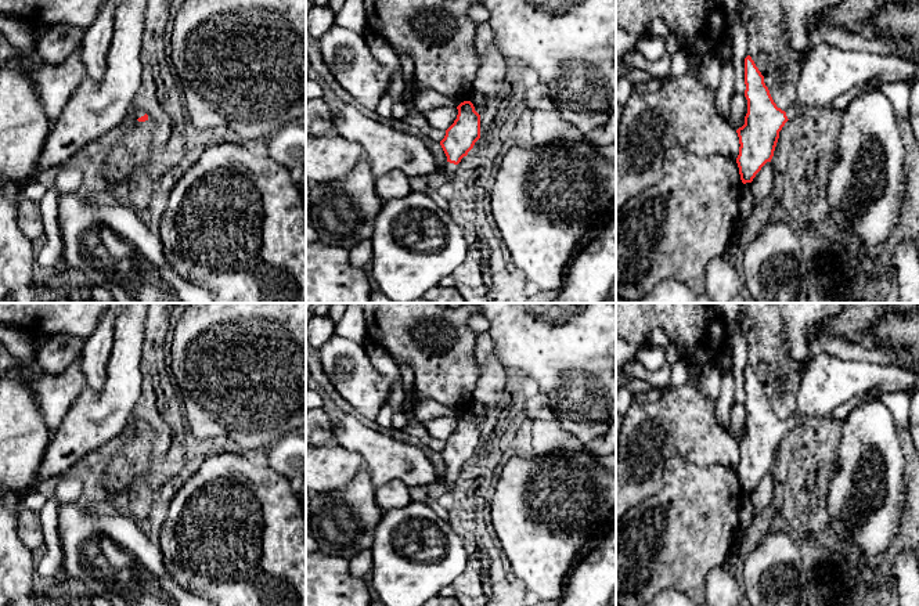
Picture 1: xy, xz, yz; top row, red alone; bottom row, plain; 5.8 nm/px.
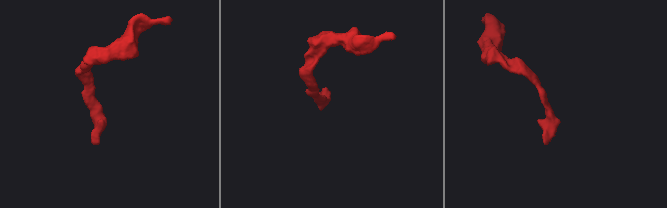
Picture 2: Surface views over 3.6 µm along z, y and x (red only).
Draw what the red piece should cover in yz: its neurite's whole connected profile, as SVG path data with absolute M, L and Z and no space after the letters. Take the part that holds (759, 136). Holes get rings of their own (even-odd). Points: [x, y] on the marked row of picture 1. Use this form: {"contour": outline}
{"contour": "M818 42L803 64L797 101L786 111L774 102L764 76L750 55L745 58L745 125L736 130L739 155L736 163L743 184L752 183L761 167L771 162L779 131L788 120L803 113L818 113L837 95L858 86L886 82L911 84L909 122L919 145L919 77L918 66L894 55L868 51L846 51Z"}

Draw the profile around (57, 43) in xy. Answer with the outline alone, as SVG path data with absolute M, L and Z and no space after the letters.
M69 25L44 28L36 43L36 55L47 64L61 64L75 51L80 51L83 33L84 29Z

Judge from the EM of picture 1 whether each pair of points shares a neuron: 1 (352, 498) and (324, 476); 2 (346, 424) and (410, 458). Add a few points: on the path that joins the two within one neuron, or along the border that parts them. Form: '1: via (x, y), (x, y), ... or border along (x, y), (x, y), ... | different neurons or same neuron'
1: border along (363, 466), (346, 486), (320, 493) | different neurons
2: via (361, 439), (385, 458), (395, 458) | same neuron

